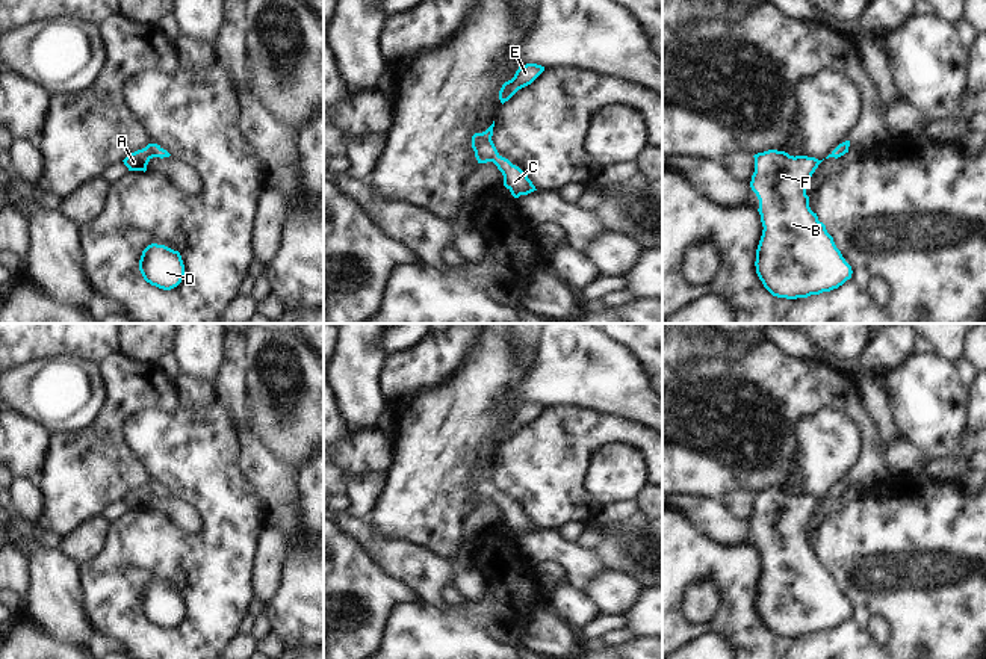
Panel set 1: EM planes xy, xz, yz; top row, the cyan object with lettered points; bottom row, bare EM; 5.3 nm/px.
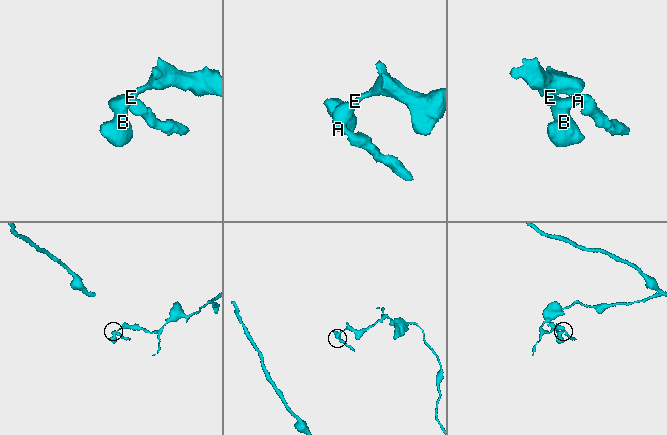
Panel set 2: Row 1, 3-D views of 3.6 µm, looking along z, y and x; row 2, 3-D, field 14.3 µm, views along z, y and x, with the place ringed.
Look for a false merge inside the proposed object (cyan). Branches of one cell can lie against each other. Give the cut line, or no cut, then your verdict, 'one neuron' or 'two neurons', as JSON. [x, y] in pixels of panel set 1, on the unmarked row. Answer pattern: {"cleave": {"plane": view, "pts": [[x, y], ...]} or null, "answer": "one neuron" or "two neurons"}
{"cleave": null, "answer": "one neuron"}

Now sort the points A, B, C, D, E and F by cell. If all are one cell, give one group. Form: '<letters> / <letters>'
A B C D E F

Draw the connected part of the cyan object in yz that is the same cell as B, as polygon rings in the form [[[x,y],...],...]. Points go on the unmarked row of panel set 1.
[[[768,488],[755,496],[750,526],[759,538],[762,574],[756,612],[777,636],[830,630],[851,617],[851,605],[809,546],[806,524],[823,499]]]

